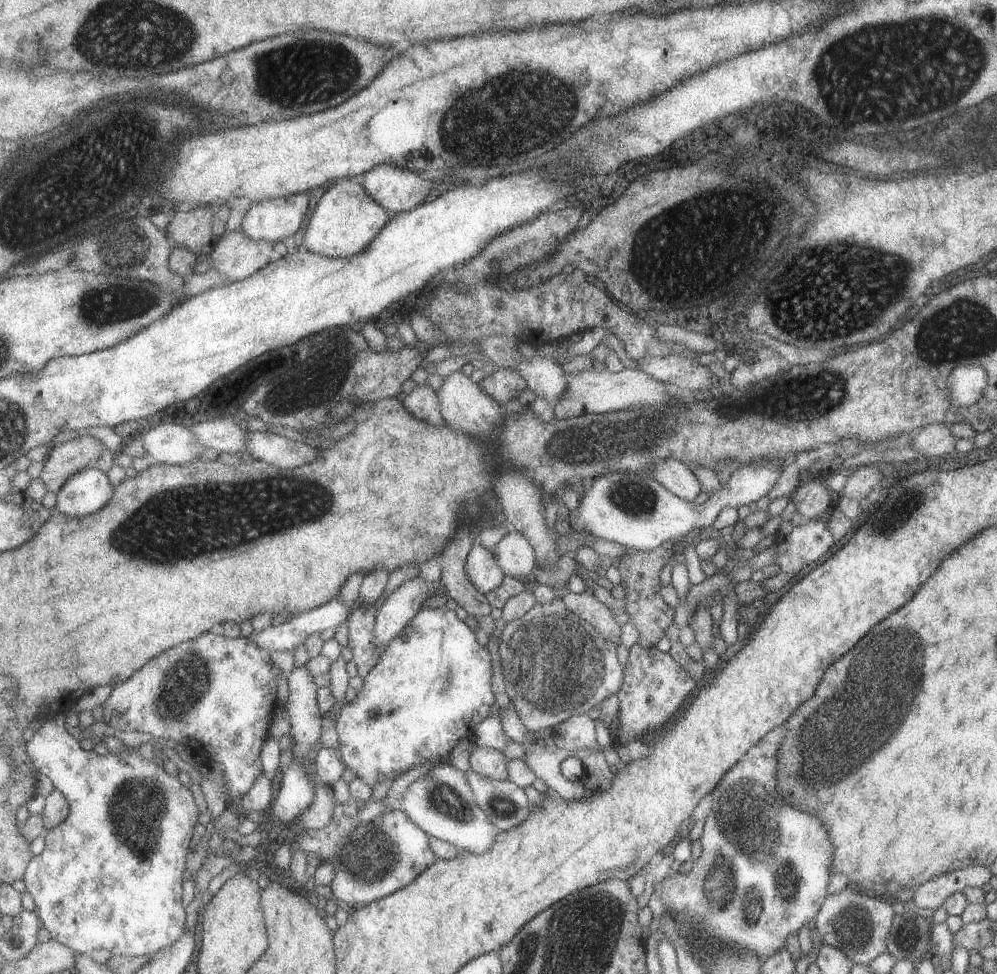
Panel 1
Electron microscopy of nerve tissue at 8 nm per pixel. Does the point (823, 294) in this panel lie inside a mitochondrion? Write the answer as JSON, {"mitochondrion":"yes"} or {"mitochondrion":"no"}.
{"mitochondrion":"yes"}

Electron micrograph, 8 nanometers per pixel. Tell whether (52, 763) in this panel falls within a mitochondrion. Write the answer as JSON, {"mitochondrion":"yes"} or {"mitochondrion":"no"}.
{"mitochondrion":"no"}

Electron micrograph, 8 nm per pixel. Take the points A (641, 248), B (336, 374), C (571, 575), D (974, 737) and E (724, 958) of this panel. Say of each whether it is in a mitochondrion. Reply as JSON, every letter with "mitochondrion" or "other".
{"A":"mitochondrion","B":"mitochondrion","C":"other","D":"other","E":"mitochondrion"}

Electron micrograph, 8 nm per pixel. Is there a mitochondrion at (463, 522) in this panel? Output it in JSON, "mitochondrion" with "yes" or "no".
{"mitochondrion":"no"}

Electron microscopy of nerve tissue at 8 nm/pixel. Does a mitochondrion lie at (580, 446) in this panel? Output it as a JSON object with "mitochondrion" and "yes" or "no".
{"mitochondrion":"yes"}

